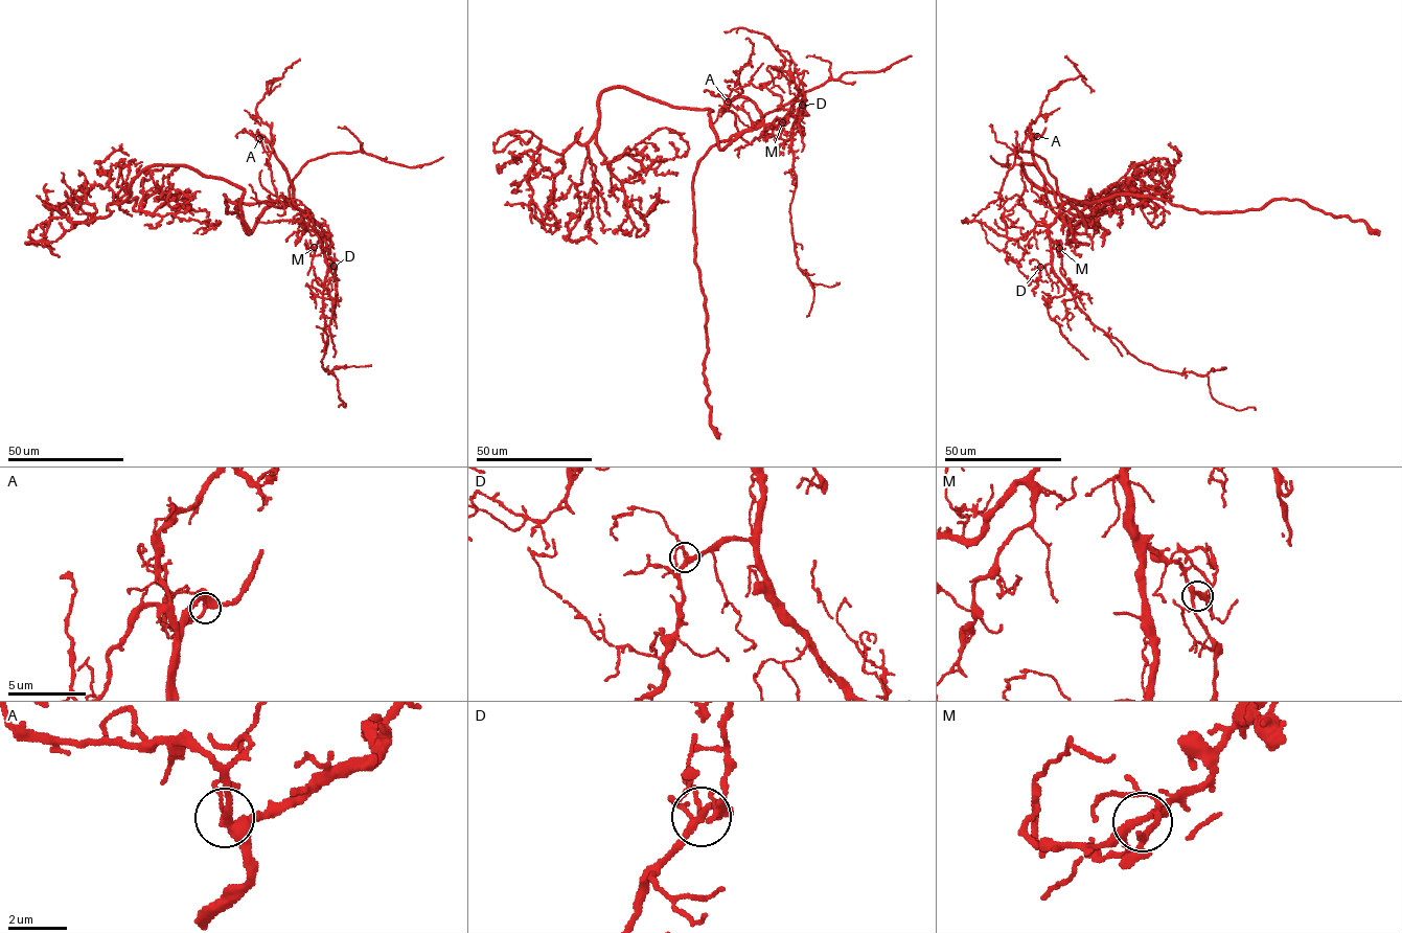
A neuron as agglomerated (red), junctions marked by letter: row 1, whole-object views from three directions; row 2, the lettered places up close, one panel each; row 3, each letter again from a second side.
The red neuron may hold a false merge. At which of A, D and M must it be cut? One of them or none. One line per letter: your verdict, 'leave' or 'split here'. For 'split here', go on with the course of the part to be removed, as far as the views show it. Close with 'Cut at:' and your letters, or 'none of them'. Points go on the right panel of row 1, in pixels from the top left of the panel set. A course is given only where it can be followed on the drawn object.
A: leave
D: leave
M: leave
Cut at: none of them

